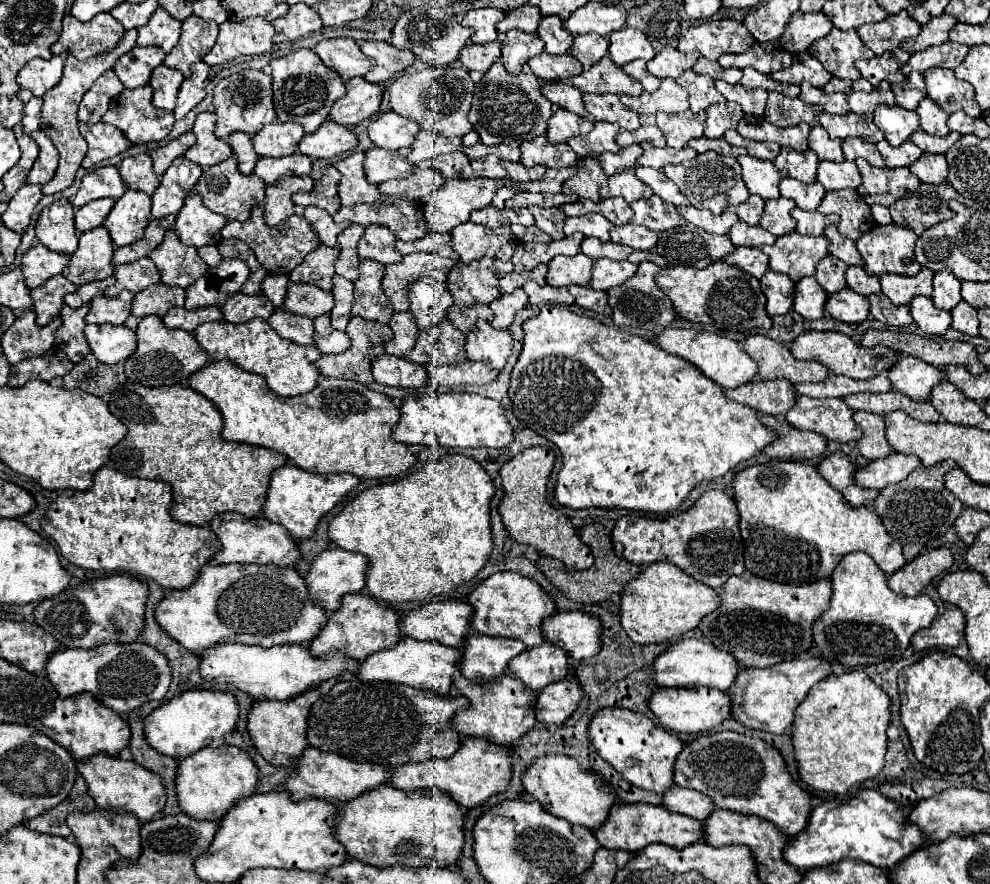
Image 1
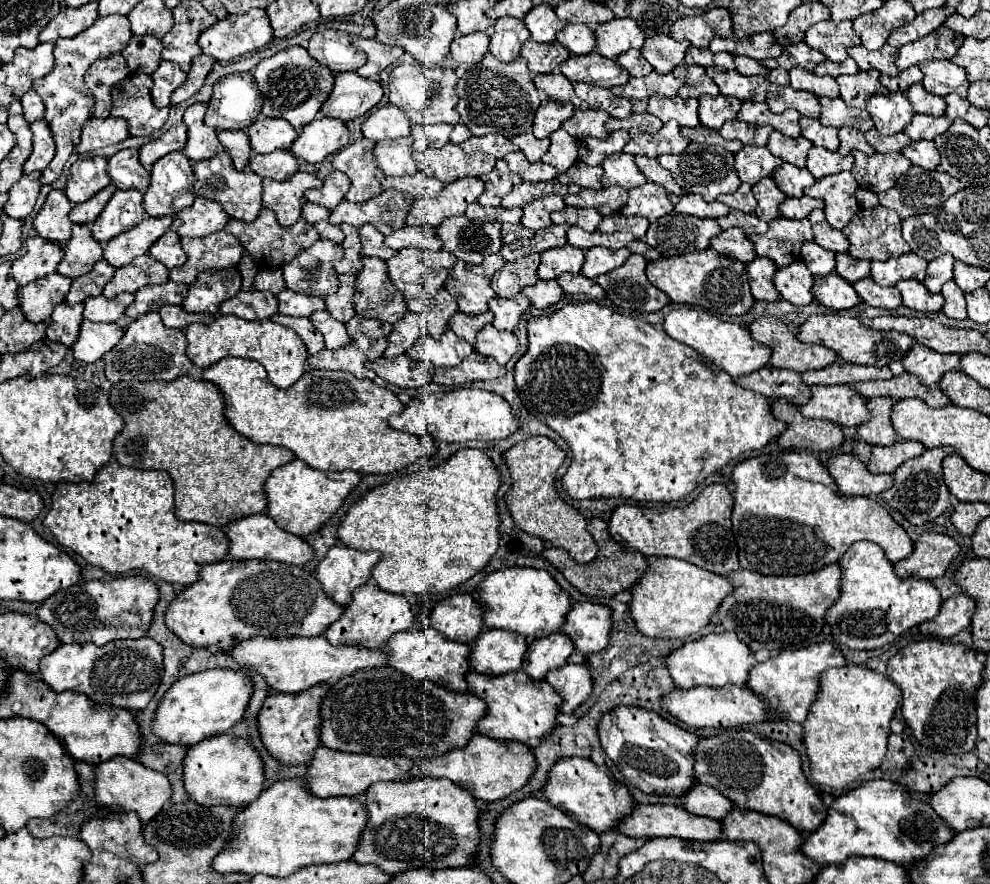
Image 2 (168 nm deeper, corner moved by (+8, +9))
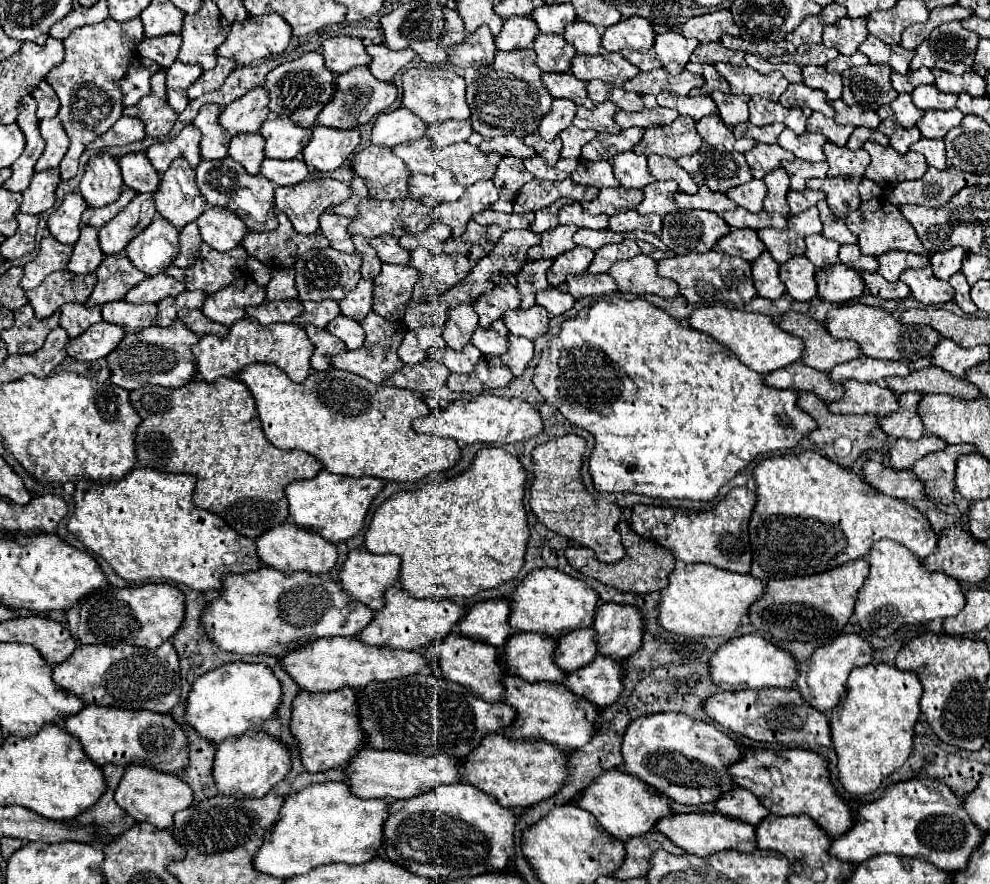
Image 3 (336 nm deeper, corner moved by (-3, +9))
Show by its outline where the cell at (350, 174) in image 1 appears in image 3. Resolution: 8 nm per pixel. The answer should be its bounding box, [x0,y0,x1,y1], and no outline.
[353,145,409,199]

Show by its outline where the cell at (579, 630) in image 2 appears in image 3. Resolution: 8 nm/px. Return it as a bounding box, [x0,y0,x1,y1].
[593,603,643,661]

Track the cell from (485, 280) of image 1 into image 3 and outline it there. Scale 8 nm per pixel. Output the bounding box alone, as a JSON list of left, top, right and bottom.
[475,273,519,327]

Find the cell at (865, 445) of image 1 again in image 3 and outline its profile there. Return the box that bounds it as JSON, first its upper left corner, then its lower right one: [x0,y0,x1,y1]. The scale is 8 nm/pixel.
[879,393,923,439]

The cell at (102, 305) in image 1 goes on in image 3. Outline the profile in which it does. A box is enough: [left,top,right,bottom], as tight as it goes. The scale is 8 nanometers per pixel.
[101,301,157,329]

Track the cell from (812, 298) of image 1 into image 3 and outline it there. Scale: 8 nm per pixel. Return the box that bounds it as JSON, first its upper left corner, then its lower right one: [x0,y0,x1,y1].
[779,257,817,301]

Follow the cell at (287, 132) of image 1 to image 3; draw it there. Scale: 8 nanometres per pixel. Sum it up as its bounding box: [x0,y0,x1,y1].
[261,117,311,159]

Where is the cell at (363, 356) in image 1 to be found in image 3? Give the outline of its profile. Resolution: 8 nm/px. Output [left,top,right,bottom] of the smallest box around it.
[331,313,407,383]

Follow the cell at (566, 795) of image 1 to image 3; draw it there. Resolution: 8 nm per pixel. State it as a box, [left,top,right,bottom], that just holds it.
[577,769,673,841]

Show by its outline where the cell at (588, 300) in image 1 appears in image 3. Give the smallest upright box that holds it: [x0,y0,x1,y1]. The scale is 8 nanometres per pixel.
[567,273,617,299]

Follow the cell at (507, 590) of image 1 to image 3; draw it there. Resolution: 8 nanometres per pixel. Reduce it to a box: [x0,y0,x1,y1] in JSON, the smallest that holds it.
[509,567,599,639]

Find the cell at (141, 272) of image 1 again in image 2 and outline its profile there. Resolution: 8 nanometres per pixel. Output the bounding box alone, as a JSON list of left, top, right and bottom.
[104,255,168,299]

